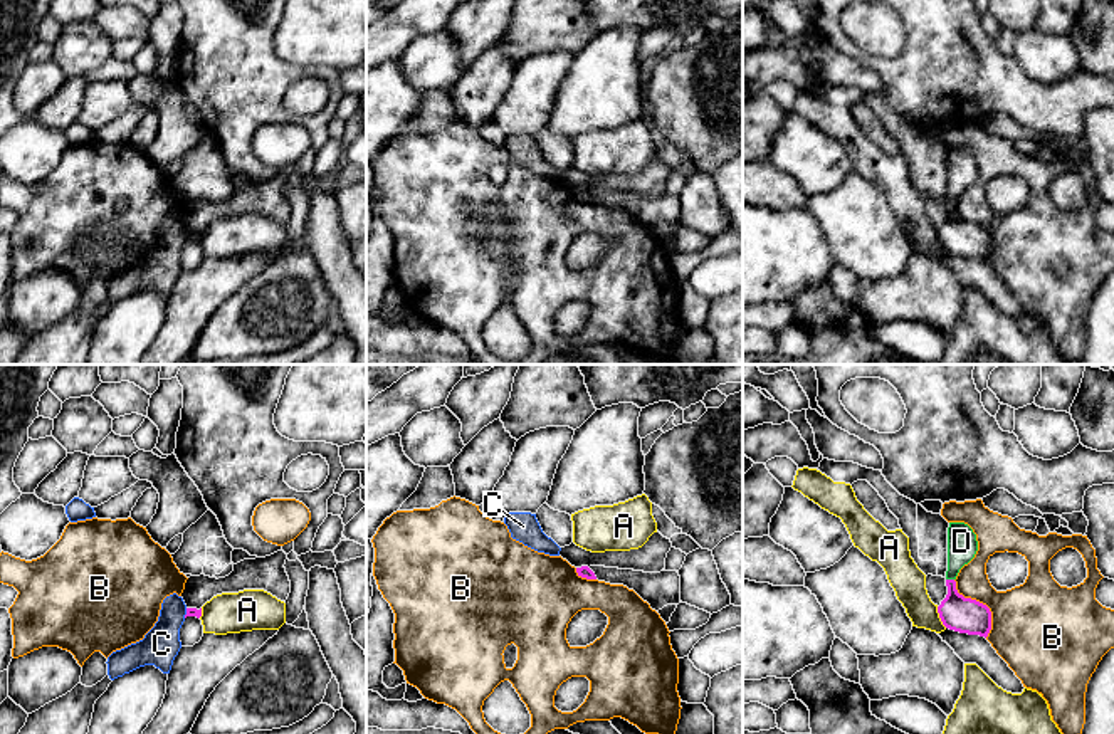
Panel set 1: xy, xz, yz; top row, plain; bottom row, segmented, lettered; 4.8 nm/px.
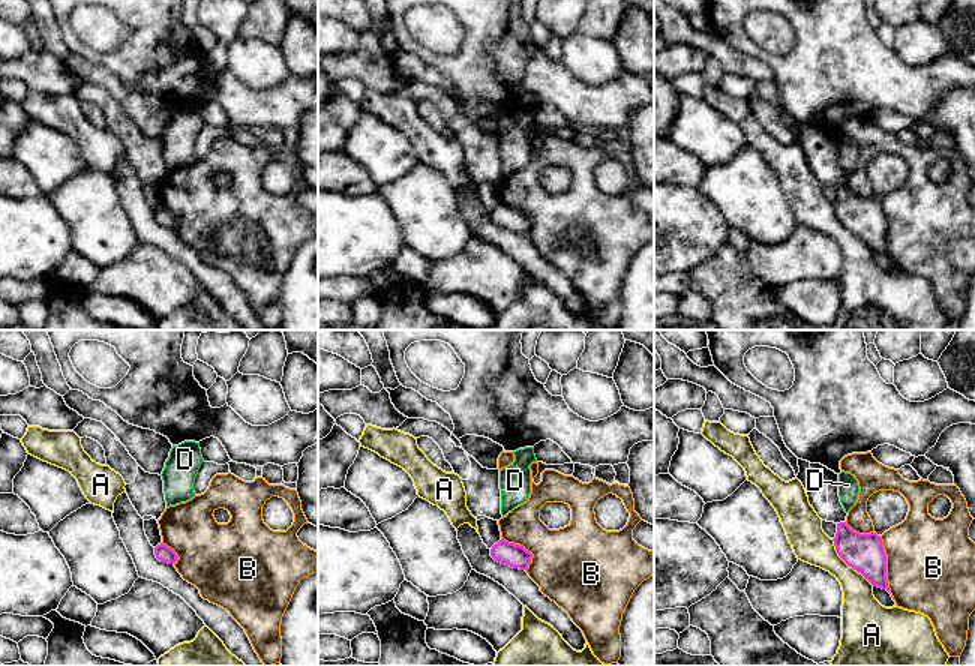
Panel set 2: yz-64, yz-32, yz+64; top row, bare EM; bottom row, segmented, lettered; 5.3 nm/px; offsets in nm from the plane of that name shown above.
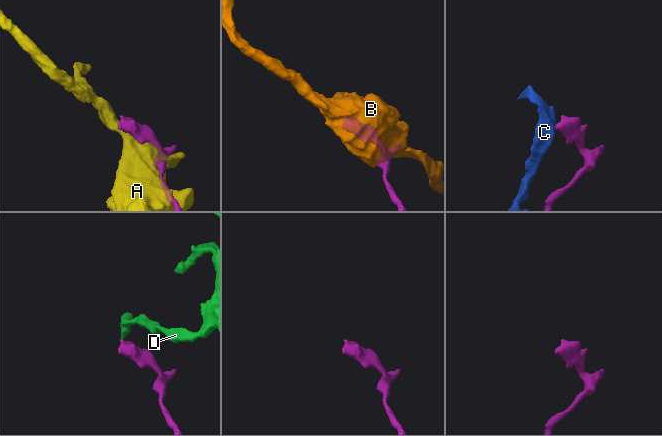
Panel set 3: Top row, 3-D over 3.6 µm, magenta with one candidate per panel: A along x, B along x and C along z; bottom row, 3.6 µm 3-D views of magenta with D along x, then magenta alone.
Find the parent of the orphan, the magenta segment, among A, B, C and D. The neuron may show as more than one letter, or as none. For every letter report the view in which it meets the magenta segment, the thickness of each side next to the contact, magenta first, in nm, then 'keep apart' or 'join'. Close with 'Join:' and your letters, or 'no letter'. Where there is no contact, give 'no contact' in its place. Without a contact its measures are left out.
A: contact in yz; calibres 170 and 160 nm; keep apart
B: contact in yz; calibres 170 and 360 nm; keep apart
C: contact in xy; calibres 50 and 180 nm; keep apart
D: contact in yz; calibres 170 and 140 nm; join
Join: D

